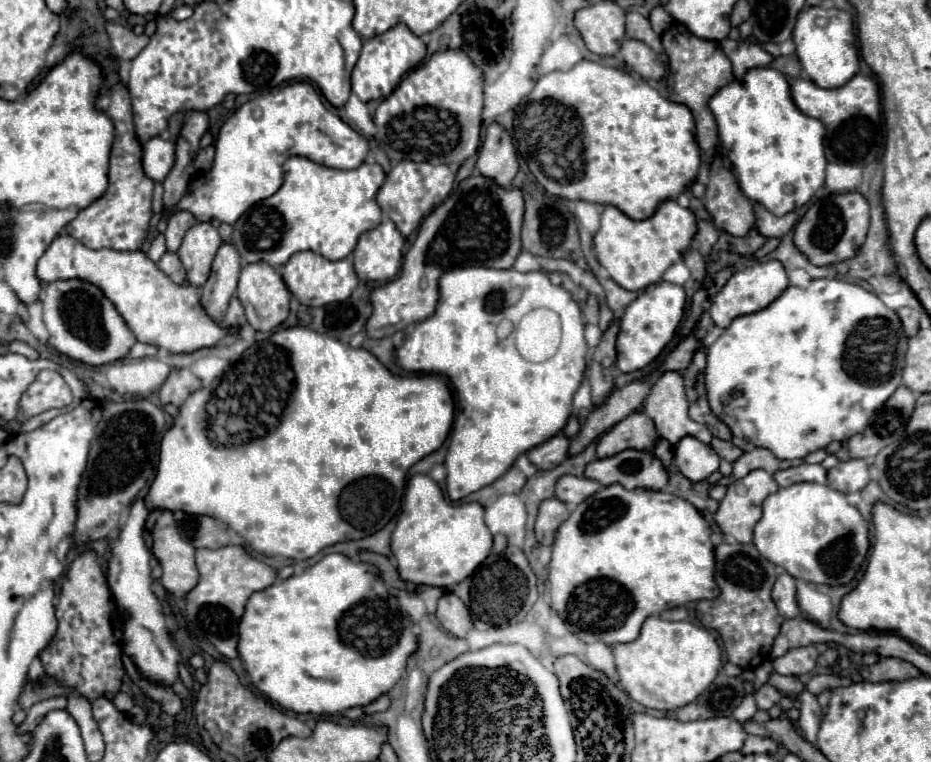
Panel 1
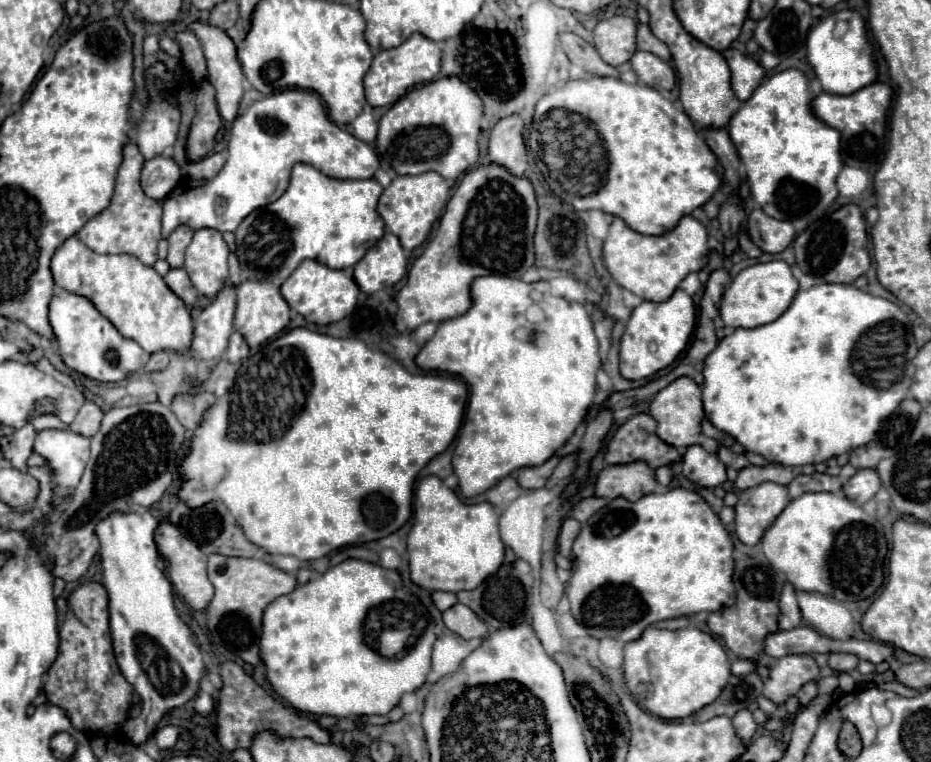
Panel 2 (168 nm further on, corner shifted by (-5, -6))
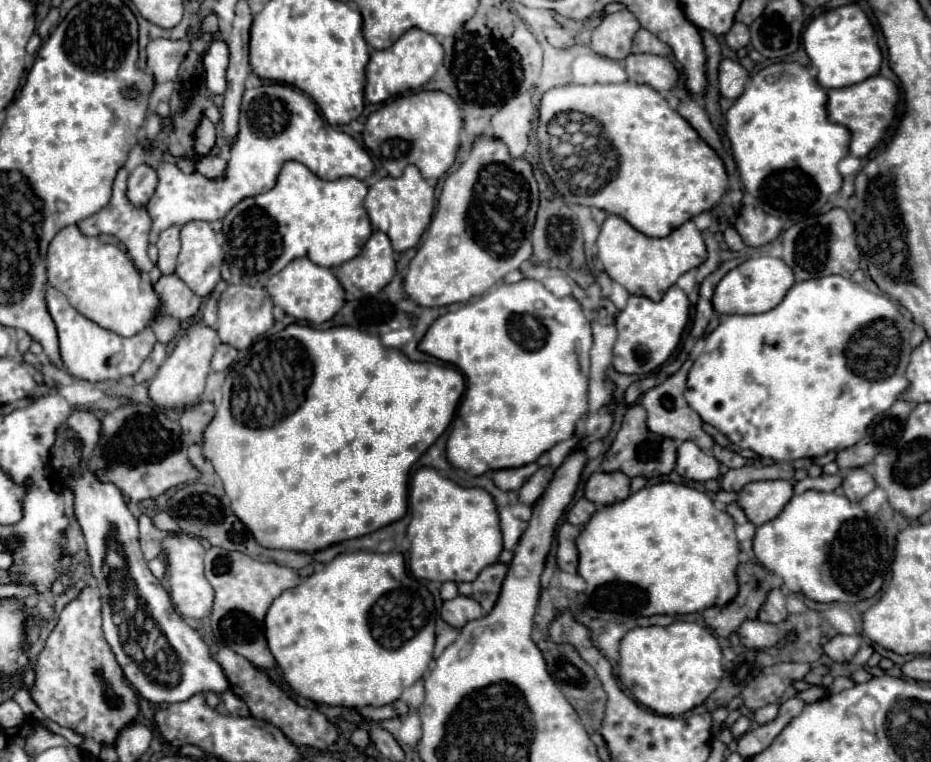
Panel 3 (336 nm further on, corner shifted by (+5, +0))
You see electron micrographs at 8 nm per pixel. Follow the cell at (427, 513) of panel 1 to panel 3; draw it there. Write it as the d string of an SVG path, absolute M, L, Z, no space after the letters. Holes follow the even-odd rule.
M419 468L411 480L411 522L407 526L407 538L411 542L409 550L409 570L415 578L433 582L473 582L485 566L497 562L503 540L497 524L497 508L489 492L483 488L461 488L449 478L439 476L433 468Z

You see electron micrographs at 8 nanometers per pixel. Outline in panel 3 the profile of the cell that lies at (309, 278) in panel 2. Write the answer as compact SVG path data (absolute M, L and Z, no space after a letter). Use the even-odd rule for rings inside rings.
M297 258L291 264L287 264L279 274L271 276L267 292L271 294L273 302L281 306L289 316L297 320L307 320L311 324L323 324L331 320L345 302L345 292L339 280L335 278L333 270L317 266L309 258Z

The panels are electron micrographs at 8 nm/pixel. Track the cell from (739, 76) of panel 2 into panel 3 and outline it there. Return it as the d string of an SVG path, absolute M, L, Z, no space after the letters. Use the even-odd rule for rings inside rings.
M723 58L721 64L719 64L719 92L721 96L729 98L729 100L735 100L741 96L741 92L745 90L745 84L747 84L747 70L731 60L731 58Z

